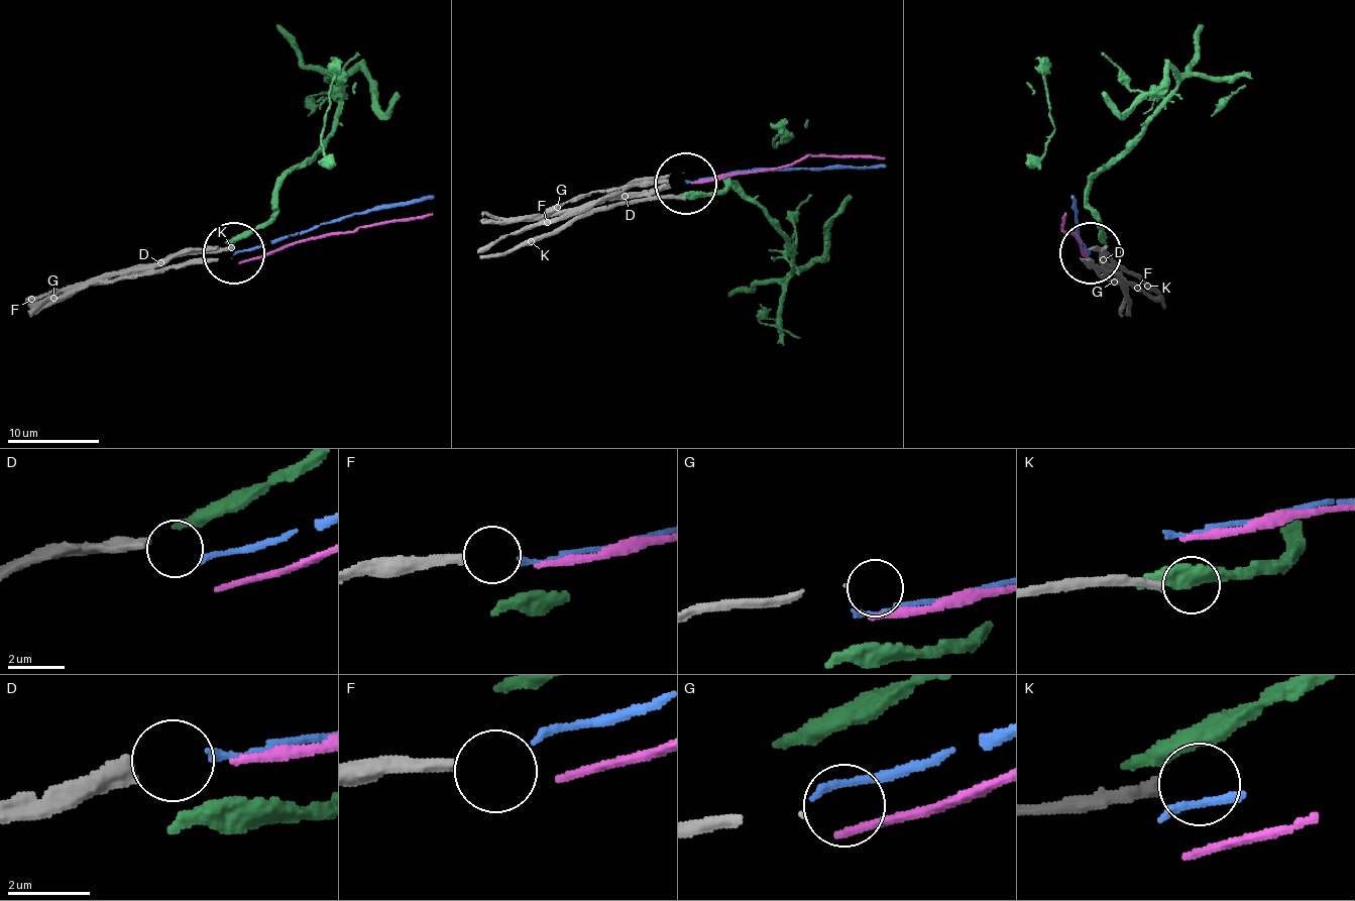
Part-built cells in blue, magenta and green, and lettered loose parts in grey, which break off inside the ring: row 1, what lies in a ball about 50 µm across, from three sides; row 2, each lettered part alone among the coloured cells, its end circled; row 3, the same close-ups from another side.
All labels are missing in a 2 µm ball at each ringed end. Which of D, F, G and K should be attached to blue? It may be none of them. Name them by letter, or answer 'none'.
none

